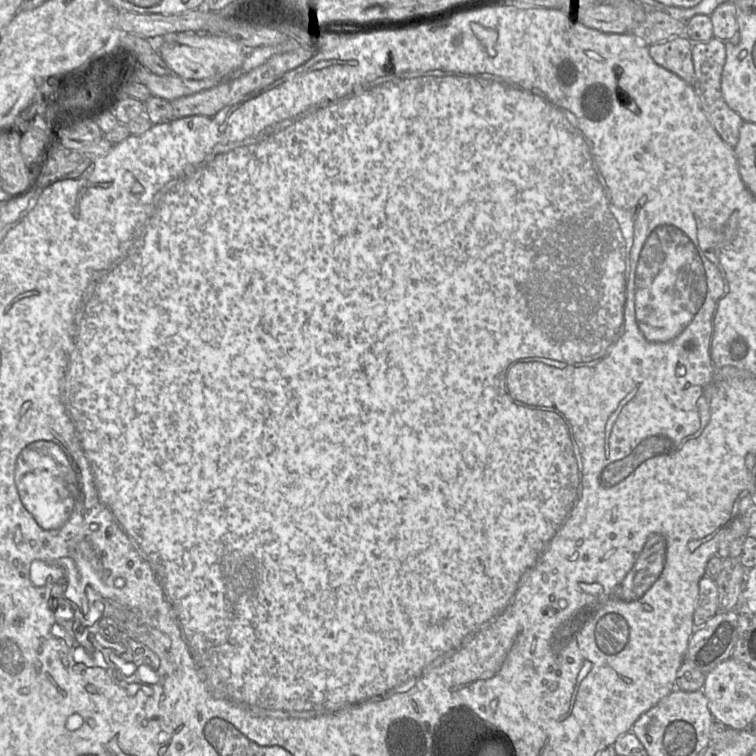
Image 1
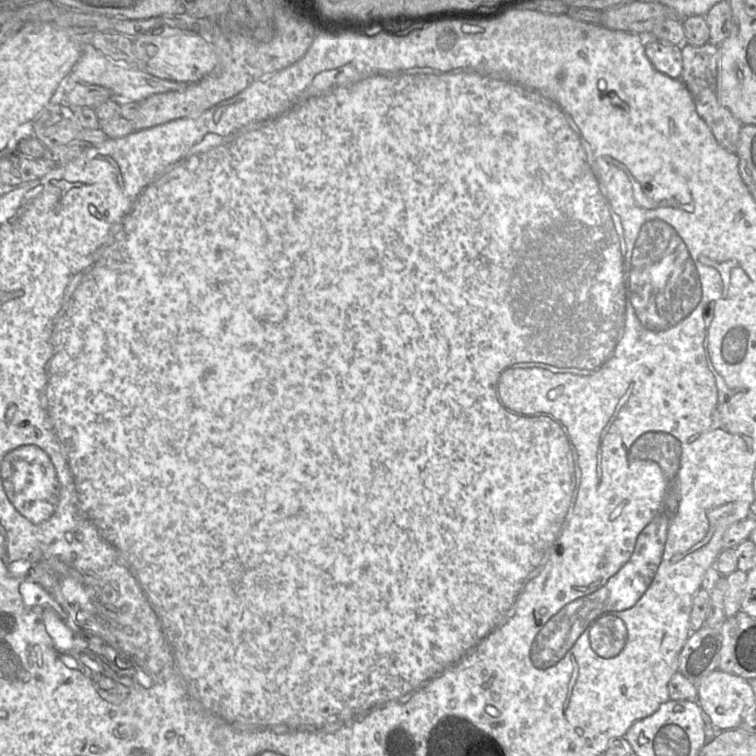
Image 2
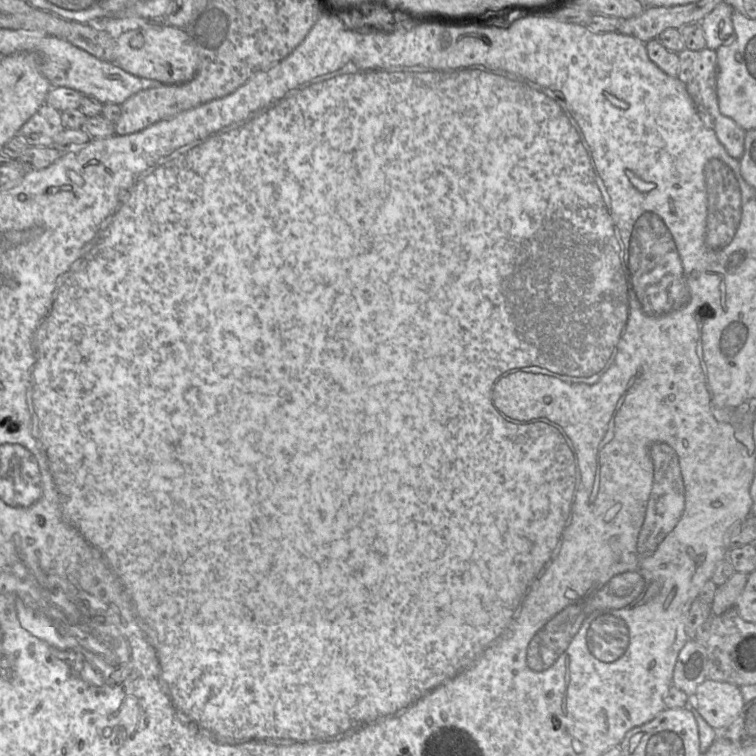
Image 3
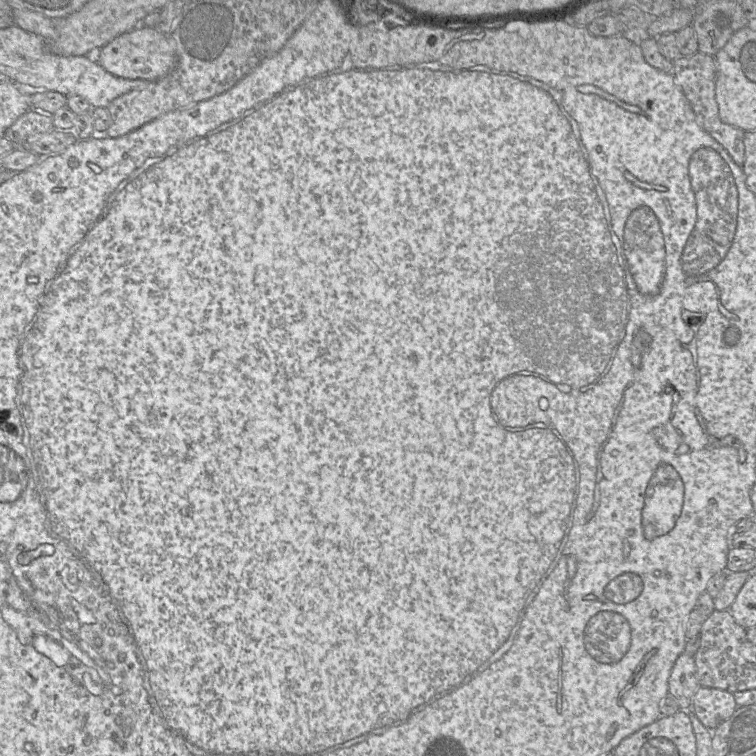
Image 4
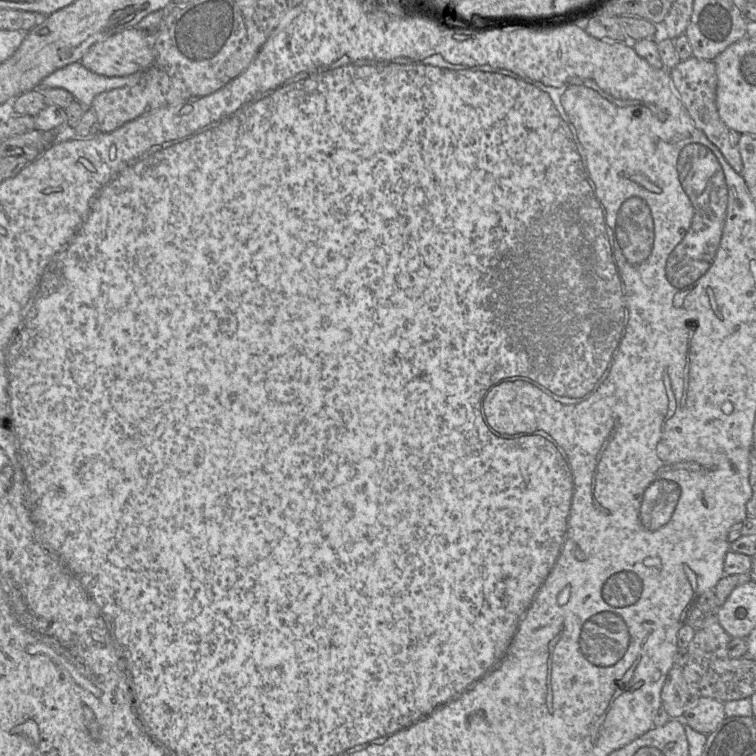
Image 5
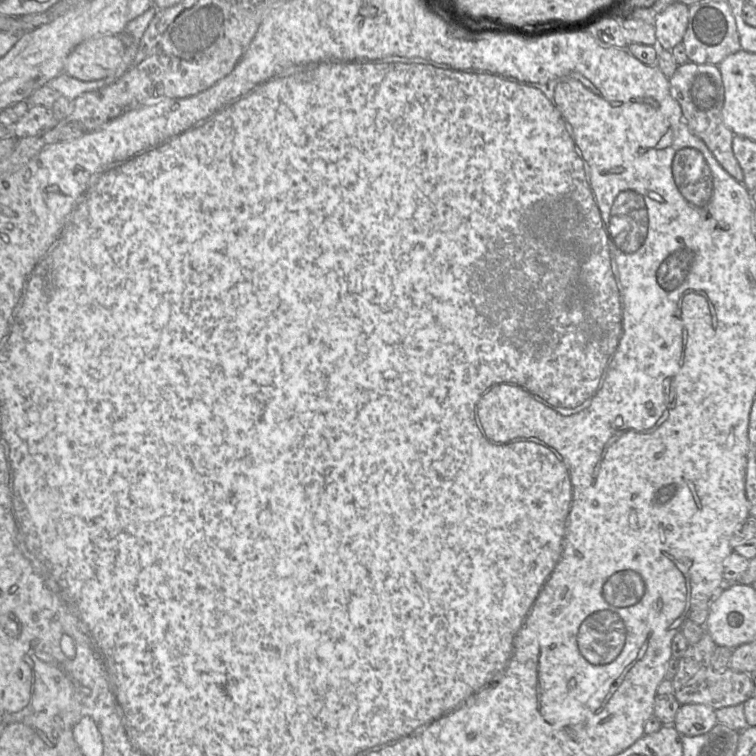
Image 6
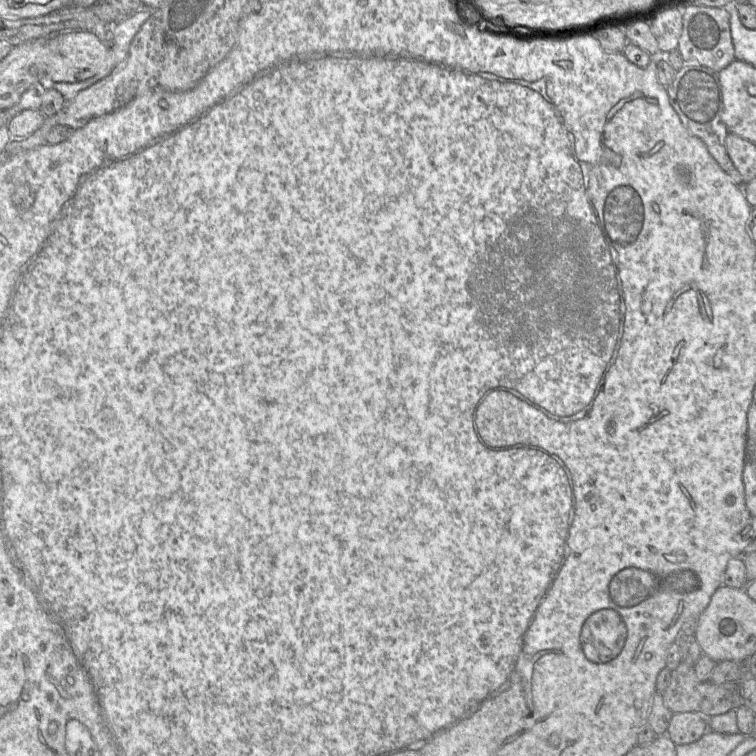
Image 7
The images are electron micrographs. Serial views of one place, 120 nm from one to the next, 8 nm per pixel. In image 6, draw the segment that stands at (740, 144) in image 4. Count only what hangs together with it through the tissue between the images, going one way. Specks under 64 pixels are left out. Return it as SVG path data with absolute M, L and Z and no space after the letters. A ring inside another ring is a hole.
M687 62L677 67L669 83L670 94L680 105L689 131L704 142L719 164L736 181L743 183L743 171L732 149L734 134L722 121L724 86L718 65Z

